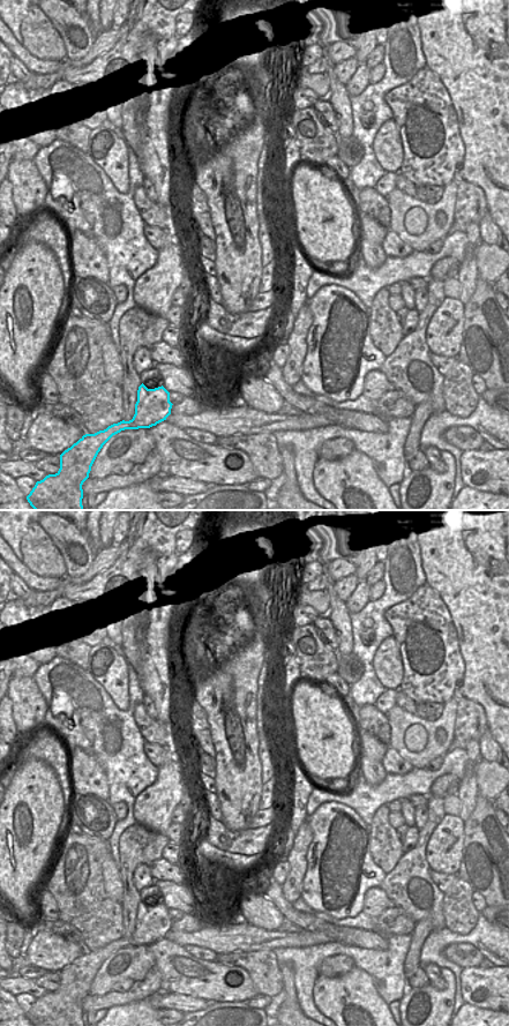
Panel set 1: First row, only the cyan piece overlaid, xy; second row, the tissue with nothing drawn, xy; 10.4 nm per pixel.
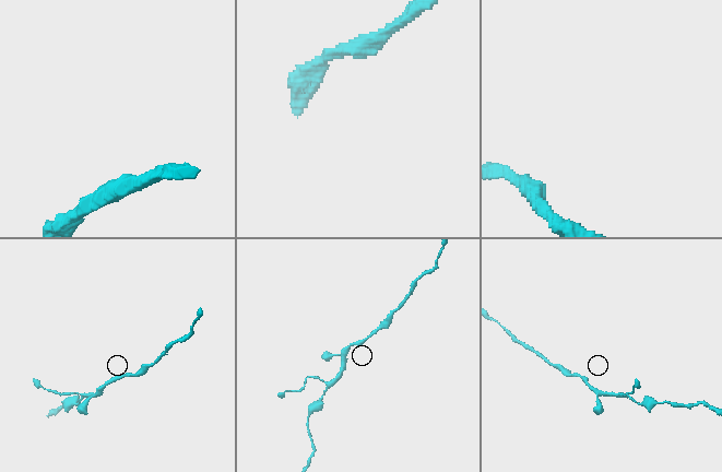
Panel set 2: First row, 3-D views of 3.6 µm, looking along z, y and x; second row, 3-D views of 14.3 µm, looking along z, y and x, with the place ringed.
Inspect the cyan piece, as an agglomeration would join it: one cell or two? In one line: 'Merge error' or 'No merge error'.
No merge error.

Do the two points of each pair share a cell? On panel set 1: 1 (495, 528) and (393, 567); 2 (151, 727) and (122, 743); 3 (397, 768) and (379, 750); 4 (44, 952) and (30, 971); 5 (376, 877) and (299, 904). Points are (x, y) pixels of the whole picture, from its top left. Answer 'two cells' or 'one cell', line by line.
1: two cells
2: two cells
3: two cells
4: two cells
5: two cells

